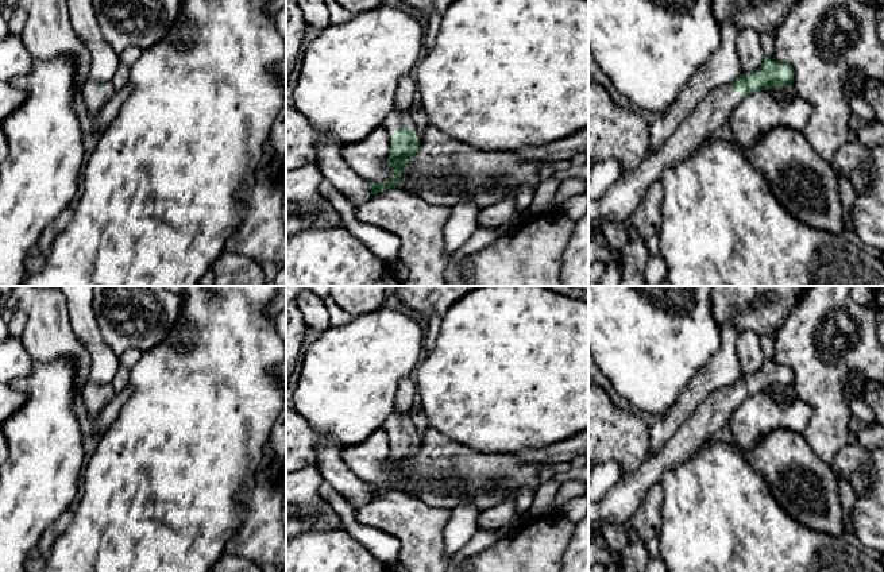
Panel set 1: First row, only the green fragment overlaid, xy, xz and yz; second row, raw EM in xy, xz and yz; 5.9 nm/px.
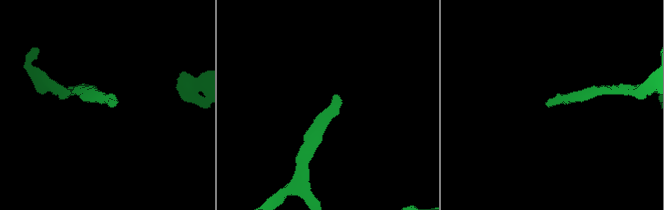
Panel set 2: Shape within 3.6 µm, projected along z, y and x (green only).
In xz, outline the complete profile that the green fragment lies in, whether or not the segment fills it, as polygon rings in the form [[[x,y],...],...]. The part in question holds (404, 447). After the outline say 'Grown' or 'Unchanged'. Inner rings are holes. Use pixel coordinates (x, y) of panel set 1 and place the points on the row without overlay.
[[[394,409],[386,418],[382,429],[386,432],[390,442],[390,457],[387,464],[394,479],[387,486],[368,484],[372,498],[399,488],[399,478],[405,472],[405,467],[414,461],[420,448],[420,436],[410,414],[401,414]]]. Grown

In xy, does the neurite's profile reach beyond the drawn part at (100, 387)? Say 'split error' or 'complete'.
split error

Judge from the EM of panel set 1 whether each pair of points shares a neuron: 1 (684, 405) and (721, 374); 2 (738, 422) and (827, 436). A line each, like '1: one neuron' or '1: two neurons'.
1: one neuron
2: two neurons

